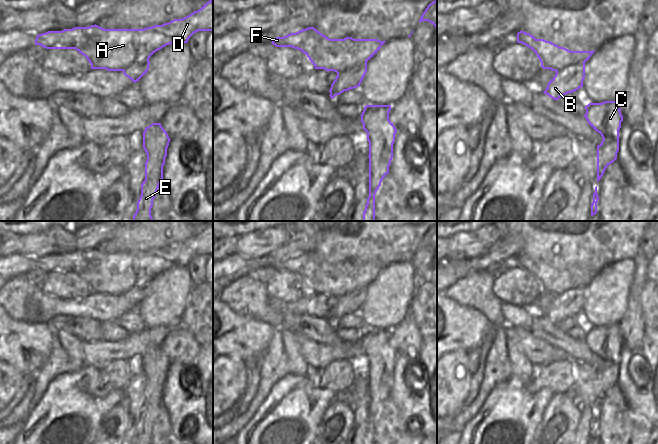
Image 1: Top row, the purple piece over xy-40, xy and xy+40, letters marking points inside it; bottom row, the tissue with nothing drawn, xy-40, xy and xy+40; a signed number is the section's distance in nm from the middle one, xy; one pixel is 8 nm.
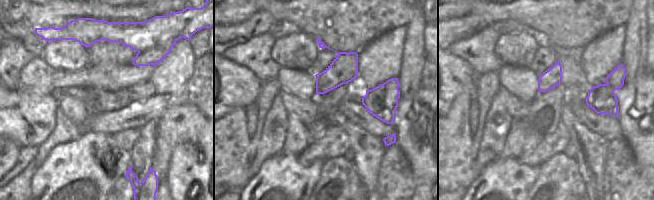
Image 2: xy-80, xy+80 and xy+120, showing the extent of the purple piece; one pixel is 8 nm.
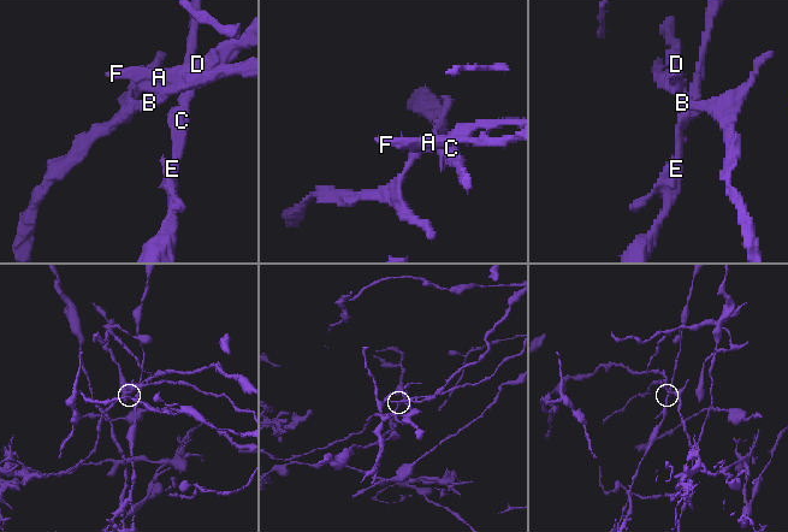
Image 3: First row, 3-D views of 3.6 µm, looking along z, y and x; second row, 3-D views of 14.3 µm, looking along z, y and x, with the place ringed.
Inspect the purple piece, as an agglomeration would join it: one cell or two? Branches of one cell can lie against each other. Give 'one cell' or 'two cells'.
two cells

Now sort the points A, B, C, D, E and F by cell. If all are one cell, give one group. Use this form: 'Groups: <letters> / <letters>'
Groups: A D F / B C E

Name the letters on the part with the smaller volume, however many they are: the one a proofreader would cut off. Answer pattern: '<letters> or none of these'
A, D, F

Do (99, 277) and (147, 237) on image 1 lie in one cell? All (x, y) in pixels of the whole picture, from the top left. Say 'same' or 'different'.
different

